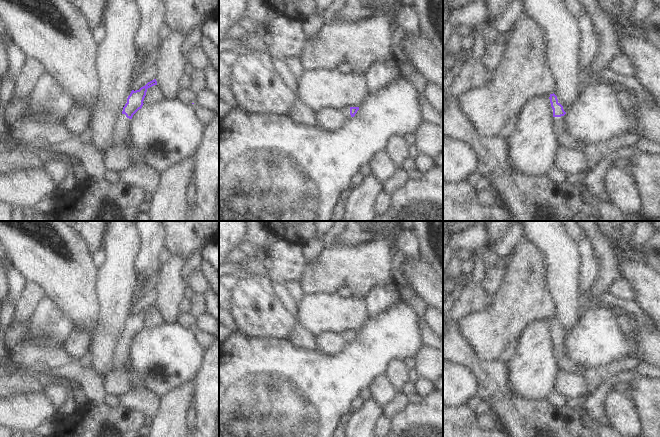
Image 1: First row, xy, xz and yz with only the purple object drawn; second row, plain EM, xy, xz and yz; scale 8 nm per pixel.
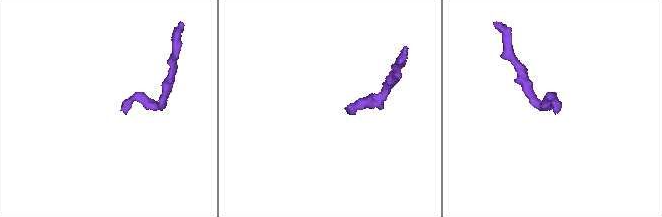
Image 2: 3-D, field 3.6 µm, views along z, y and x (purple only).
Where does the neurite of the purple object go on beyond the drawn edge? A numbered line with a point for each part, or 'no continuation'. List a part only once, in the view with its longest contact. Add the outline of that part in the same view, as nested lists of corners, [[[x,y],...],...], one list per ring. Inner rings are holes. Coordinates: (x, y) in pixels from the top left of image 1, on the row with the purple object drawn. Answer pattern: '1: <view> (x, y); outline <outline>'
1: xy (122, 133); outline [[[121,114],[114,129],[113,145],[124,147],[131,140],[131,119]]]

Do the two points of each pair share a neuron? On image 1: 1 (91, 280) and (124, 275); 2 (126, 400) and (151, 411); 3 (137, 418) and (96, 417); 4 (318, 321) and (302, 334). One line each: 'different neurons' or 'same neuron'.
1: different neurons
2: same neuron
3: same neuron
4: different neurons

